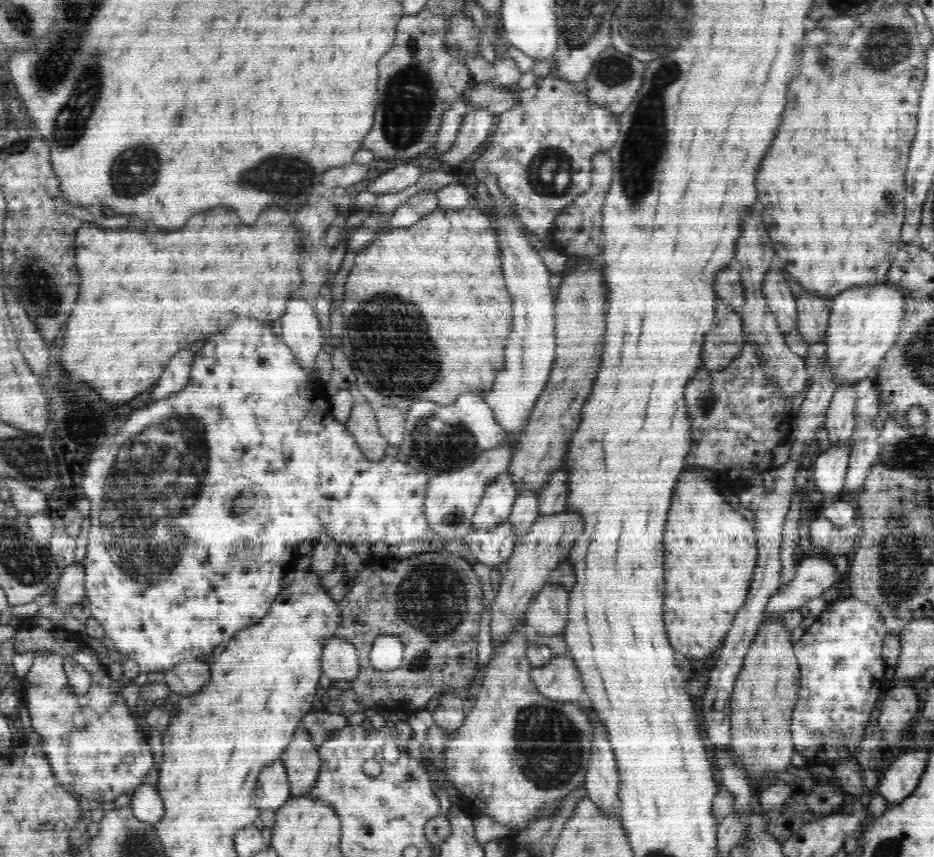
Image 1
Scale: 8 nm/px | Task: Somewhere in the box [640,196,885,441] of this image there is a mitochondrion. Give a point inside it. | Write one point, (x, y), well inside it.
(705, 400)

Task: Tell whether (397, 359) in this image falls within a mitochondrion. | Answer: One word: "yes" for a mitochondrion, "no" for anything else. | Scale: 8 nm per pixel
yes

